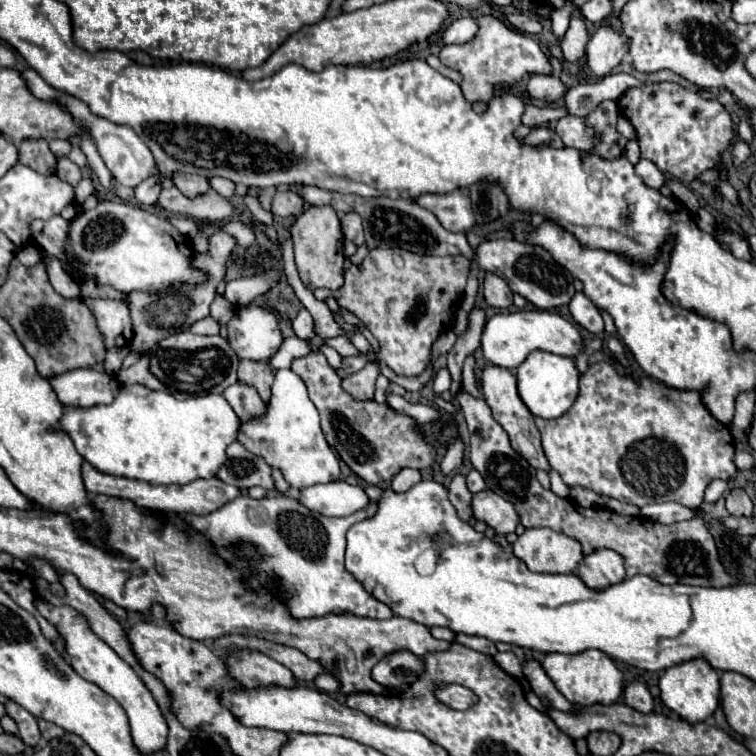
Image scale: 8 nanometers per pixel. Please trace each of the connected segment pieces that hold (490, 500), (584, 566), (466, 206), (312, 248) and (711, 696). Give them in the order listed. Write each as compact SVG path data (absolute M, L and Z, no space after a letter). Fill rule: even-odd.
M493 491L475 493L471 507L473 507L473 517L477 521L487 523L487 527L491 527L497 535L513 533L519 523L513 505L507 503L503 497L495 495Z
M611 549L593 551L583 559L583 563L579 563L575 575L579 575L579 579L583 579L587 587L603 591L603 587L611 587L625 579L623 557Z
M459 187L459 191L451 191L447 195L419 195L417 203L429 209L449 231L465 233L475 227L475 213L467 187Z
M307 207L303 215L295 219L289 227L293 249L295 249L295 263L303 285L311 291L325 287L325 289L339 289L343 285L343 233L341 223L331 207Z
M693 659L681 665L669 667L665 675L659 679L659 689L661 689L661 701L687 723L705 721L715 713L719 705L719 677L715 669L703 659Z

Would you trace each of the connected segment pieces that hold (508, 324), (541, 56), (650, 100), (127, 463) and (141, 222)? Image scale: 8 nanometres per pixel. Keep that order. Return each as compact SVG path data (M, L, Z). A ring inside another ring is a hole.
M501 311L485 323L481 335L481 349L483 357L489 363L505 369L515 369L535 349L575 357L581 349L581 335L569 321L551 311Z
M479 15L477 17L479 31L475 39L463 45L447 45L439 51L439 59L449 67L461 73L461 91L469 103L483 101L489 103L495 97L495 89L503 87L505 91L511 89L517 81L521 81L527 73L551 73L551 65L547 55L541 47L527 35L511 29L501 19L493 15Z
M655 83L633 87L619 99L621 113L633 123L641 157L653 161L661 171L671 173L685 185L697 179L703 171L721 163L721 153L733 137L733 121L729 111L719 101L701 99L677 83Z
M143 385L123 387L111 405L93 409L63 407L59 421L59 429L71 435L75 449L95 469L153 485L183 485L197 477L215 477L225 461L225 449L237 439L239 425L239 417L223 395L181 401Z
M101 201L95 209L75 217L73 251L77 259L83 259L83 275L91 275L97 283L107 283L123 293L135 289L159 291L173 283L195 285L205 279L201 271L189 267L193 255L189 237L181 235L163 215L119 201Z

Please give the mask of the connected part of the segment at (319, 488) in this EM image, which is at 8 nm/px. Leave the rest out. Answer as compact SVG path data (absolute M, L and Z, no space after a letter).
M333 481L333 483L311 485L307 489L301 489L299 501L307 509L319 511L321 515L347 517L363 509L369 503L369 497L359 485L349 485L345 481Z

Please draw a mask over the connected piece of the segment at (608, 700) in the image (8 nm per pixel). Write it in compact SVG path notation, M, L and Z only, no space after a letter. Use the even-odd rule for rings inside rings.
M587 649L587 651L575 653L575 655L547 653L547 657L543 659L541 665L543 665L545 673L551 677L551 681L555 683L555 687L573 705L579 705L579 707L587 707L593 703L611 705L611 703L619 701L619 697L623 695L623 673L615 665L615 661L599 649Z

